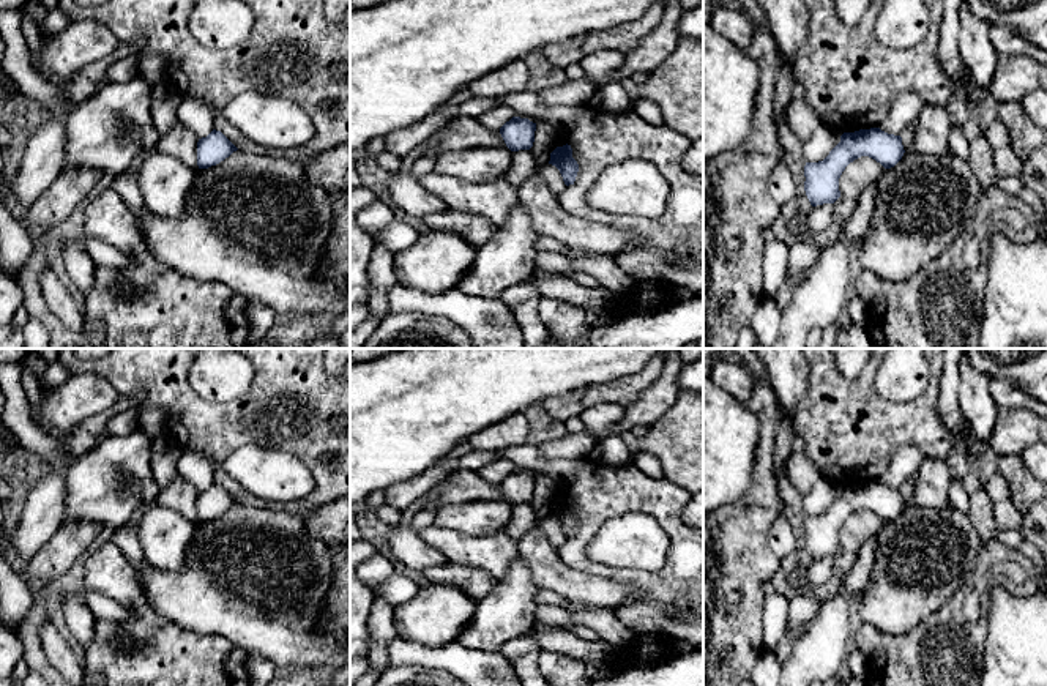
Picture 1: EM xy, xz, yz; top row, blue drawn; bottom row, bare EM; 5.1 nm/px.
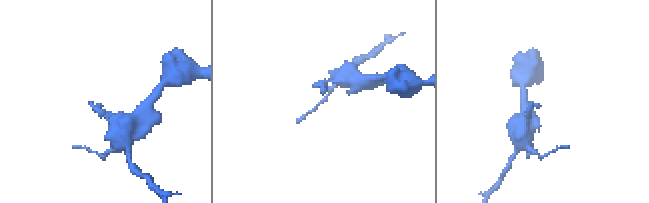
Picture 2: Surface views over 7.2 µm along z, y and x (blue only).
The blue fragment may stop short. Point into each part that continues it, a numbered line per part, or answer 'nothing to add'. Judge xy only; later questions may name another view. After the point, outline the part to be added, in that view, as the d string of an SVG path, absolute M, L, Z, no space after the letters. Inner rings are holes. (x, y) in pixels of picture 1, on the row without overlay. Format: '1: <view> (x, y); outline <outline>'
nothing to add

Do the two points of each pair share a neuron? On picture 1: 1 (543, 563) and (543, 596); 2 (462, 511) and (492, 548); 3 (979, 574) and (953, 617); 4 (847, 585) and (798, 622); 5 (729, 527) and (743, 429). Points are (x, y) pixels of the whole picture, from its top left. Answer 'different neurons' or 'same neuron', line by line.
1: different neurons
2: different neurons
3: same neuron
4: different neurons
5: different neurons

